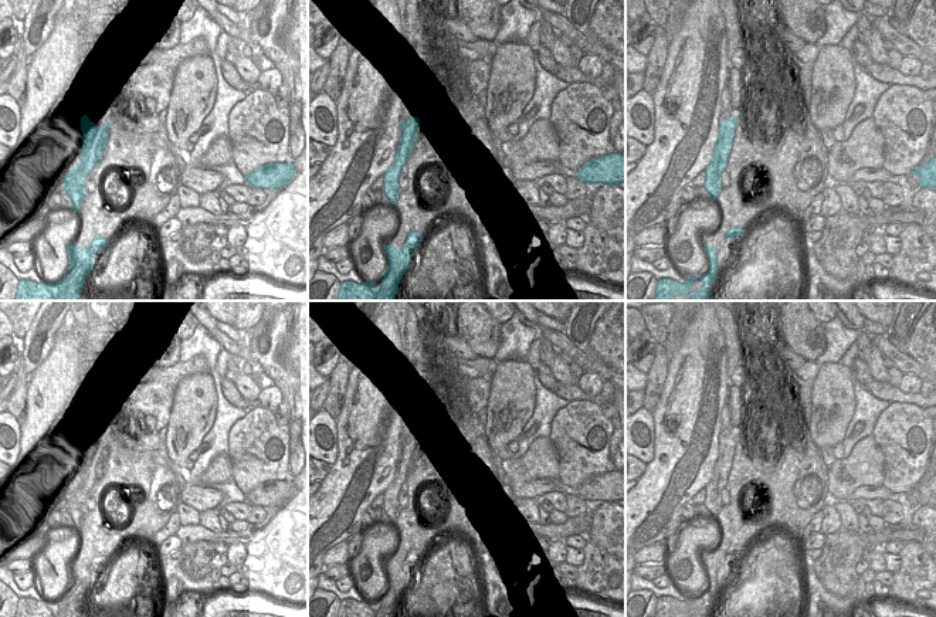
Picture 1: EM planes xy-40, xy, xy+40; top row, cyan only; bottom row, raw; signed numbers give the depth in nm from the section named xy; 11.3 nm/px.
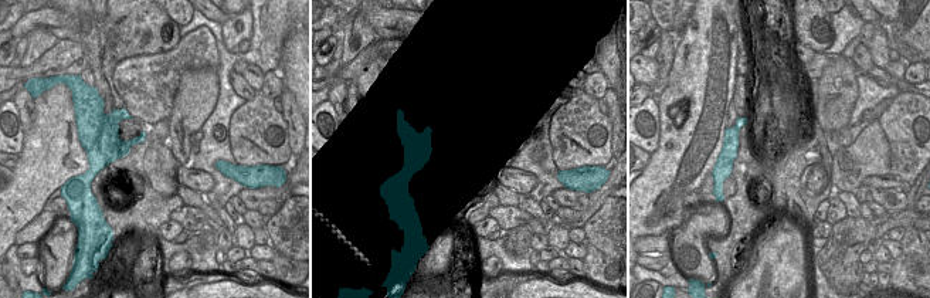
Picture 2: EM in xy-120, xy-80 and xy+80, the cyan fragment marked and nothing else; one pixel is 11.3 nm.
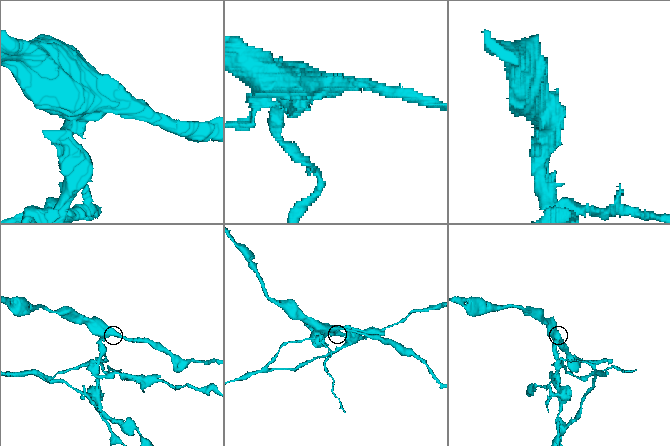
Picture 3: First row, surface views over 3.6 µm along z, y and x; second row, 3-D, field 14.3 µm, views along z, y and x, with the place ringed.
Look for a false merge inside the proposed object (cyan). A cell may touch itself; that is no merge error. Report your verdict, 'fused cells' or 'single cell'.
fused cells

